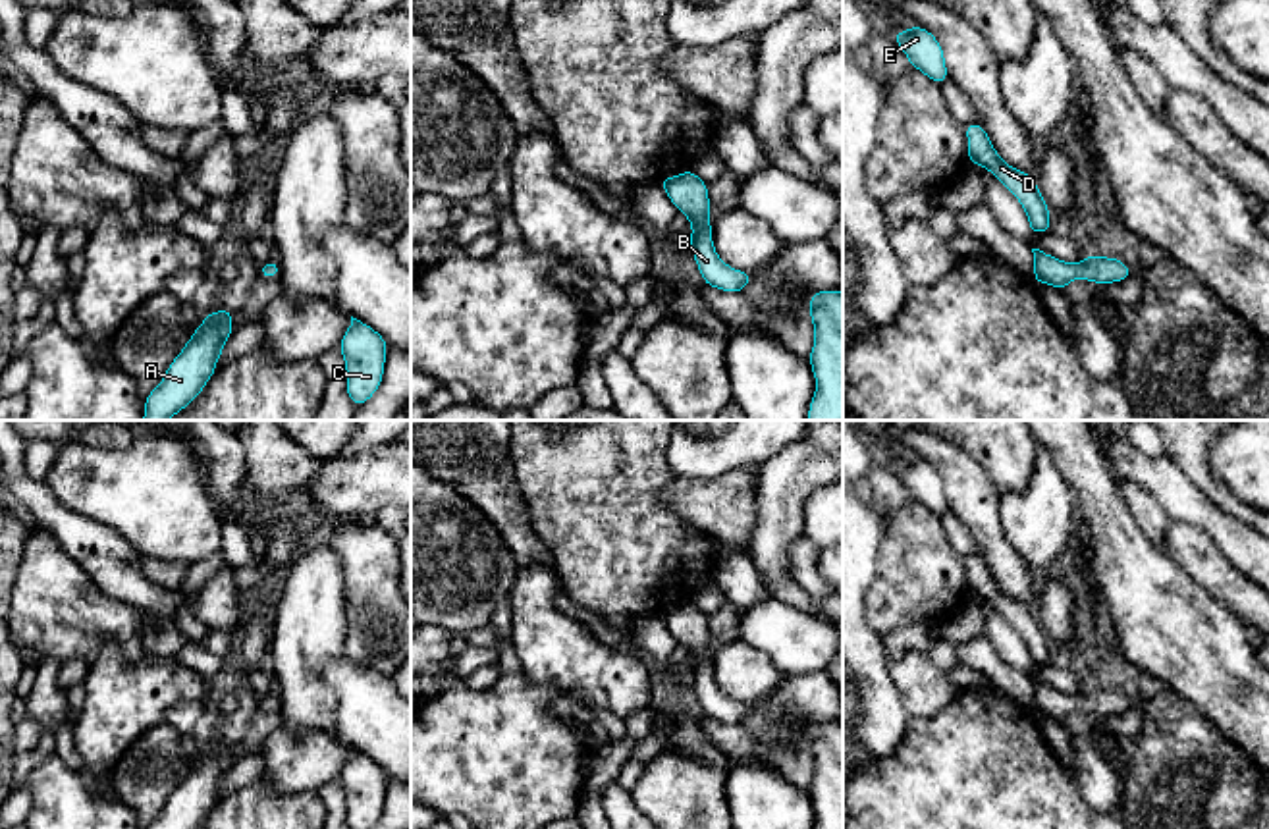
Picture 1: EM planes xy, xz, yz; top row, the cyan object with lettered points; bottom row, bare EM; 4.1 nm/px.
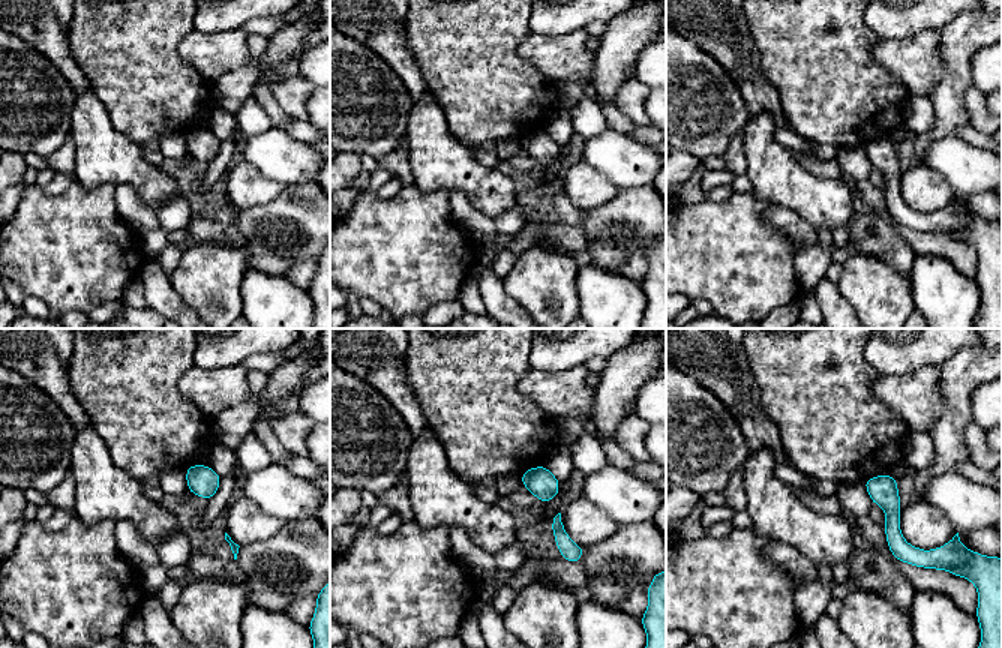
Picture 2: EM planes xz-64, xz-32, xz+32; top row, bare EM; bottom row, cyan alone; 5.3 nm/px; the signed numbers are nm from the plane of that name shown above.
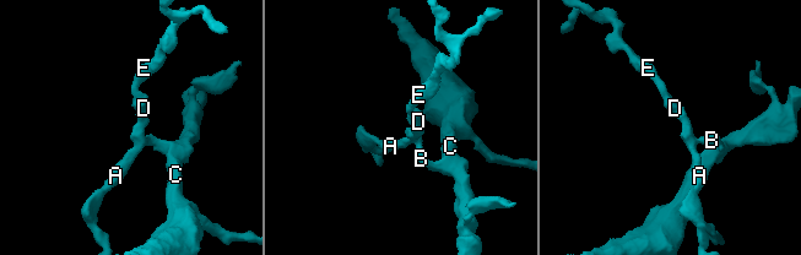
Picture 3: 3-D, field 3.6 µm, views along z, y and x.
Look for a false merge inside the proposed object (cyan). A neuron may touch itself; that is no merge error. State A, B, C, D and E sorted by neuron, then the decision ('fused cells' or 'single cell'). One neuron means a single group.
A B C D E | single cell

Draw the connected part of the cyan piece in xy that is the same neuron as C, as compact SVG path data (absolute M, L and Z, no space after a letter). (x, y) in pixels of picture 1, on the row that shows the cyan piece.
M351 316L338 349L345 359L345 391L353 405L361 407L382 384L388 343L374 328Z

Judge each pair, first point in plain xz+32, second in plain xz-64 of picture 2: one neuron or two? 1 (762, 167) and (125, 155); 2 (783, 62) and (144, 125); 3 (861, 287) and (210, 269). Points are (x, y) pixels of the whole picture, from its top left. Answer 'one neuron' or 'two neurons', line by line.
1: one neuron
2: one neuron
3: one neuron

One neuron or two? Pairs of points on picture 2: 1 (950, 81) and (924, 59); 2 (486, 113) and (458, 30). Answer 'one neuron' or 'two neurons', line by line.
1: two neurons
2: one neuron

